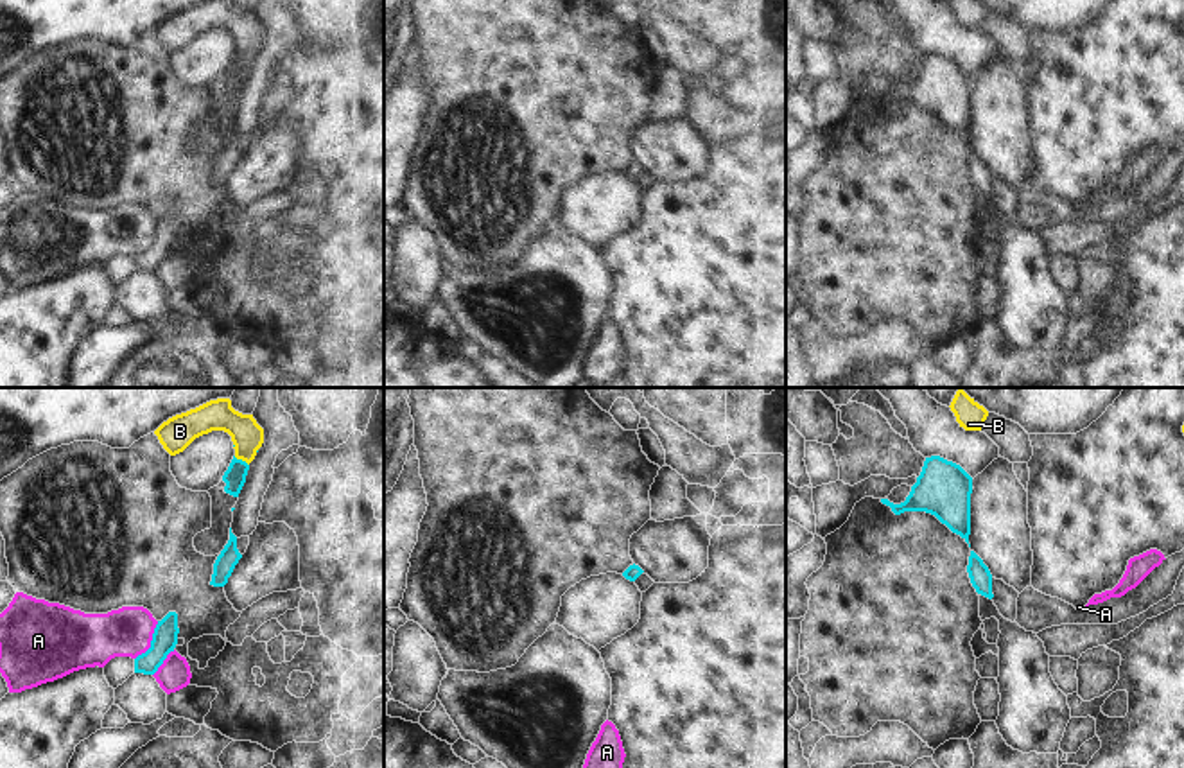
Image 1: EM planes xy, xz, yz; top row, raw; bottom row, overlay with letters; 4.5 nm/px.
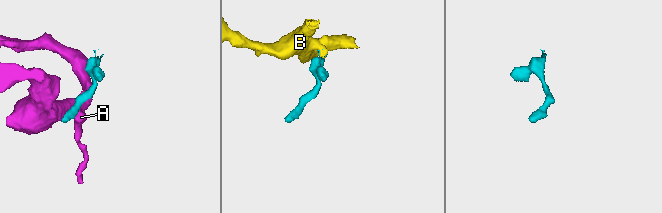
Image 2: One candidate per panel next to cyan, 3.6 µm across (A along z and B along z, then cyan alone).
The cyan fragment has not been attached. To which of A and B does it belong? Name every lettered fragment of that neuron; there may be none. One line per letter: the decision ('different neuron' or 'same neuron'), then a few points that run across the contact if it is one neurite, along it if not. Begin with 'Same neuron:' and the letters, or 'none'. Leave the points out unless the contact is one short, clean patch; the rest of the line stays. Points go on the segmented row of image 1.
Same neuron: B
A: different neuron
B: same neuron | xy (235, 476), (241, 460), (241, 436), (217, 415)

